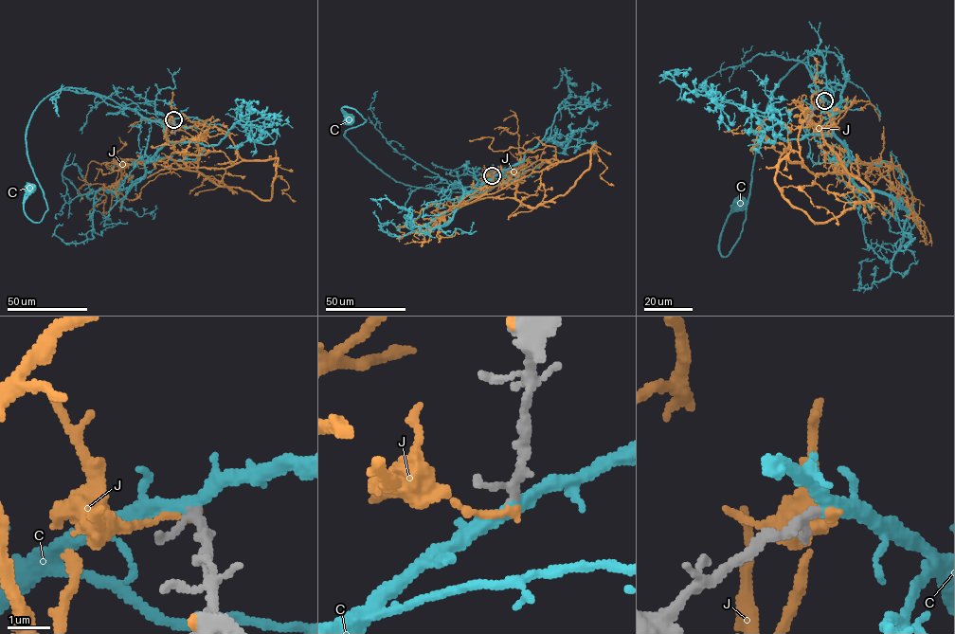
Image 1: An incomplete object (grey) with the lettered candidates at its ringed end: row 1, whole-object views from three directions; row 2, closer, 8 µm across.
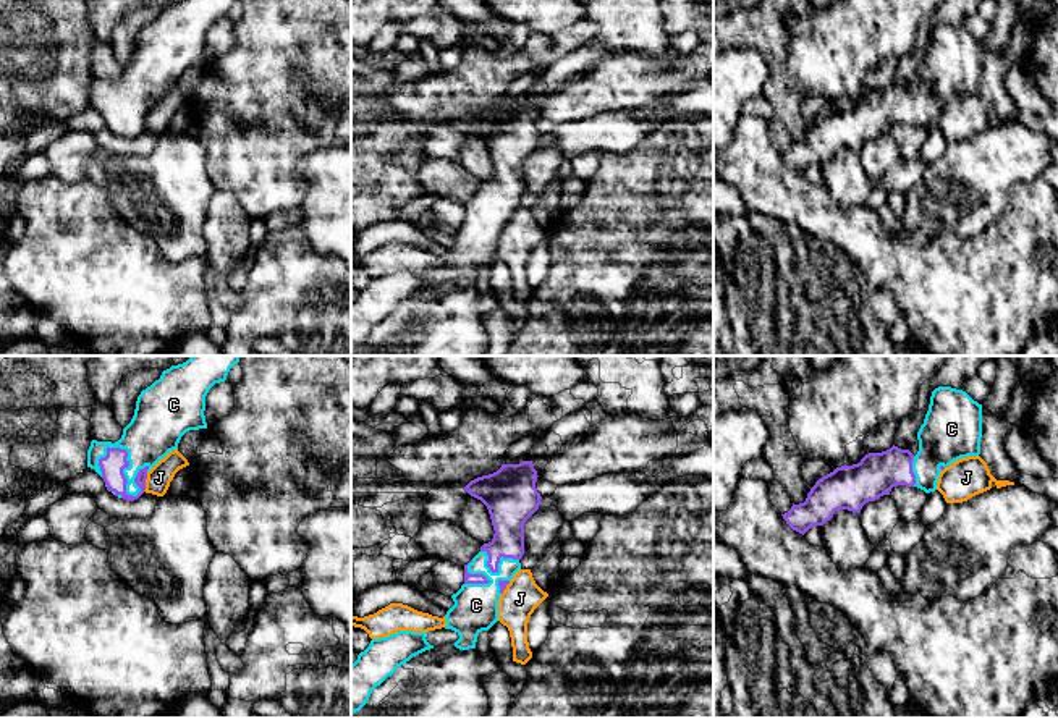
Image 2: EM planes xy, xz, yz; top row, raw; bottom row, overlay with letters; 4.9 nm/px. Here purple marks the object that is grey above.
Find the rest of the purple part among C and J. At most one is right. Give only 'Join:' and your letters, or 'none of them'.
Join: C

